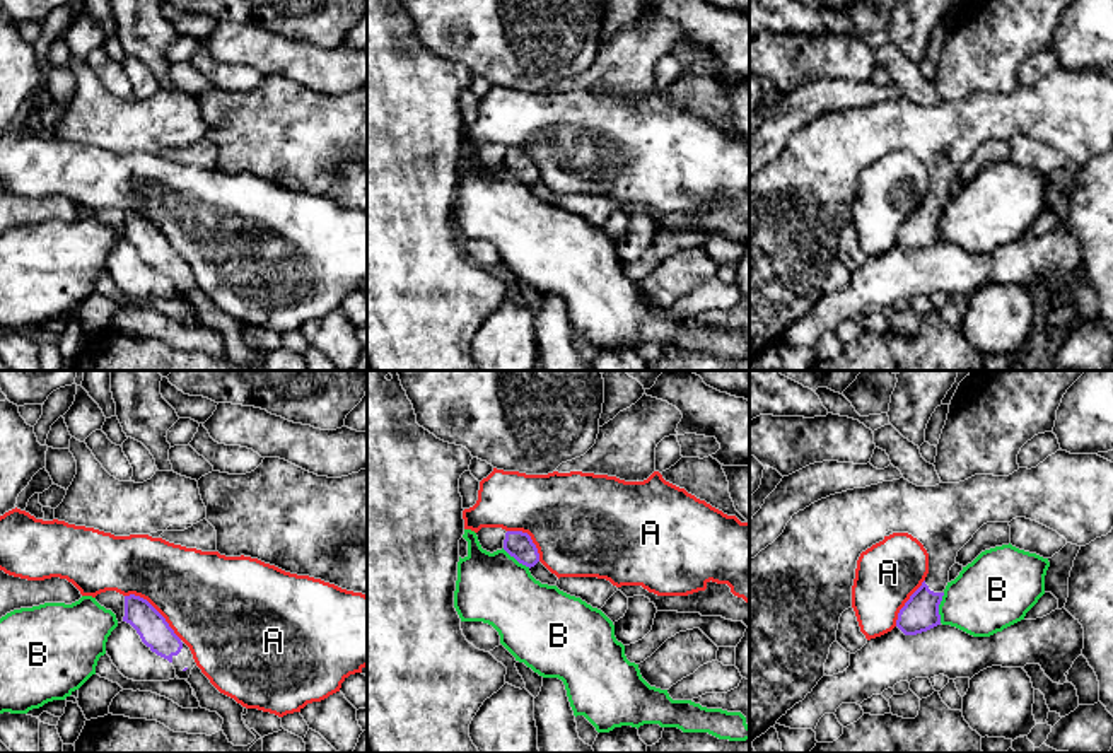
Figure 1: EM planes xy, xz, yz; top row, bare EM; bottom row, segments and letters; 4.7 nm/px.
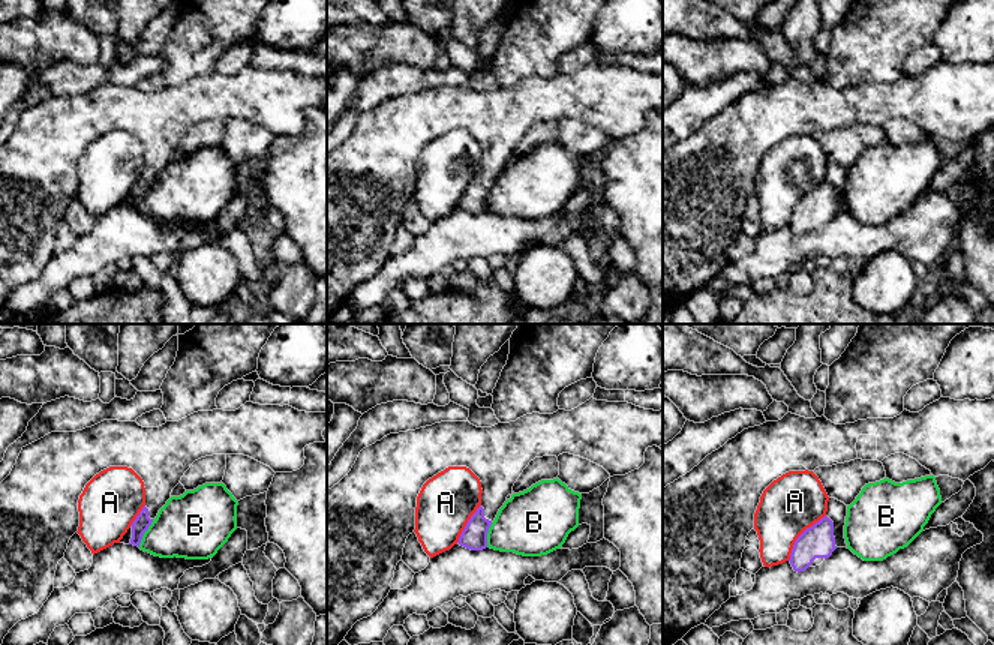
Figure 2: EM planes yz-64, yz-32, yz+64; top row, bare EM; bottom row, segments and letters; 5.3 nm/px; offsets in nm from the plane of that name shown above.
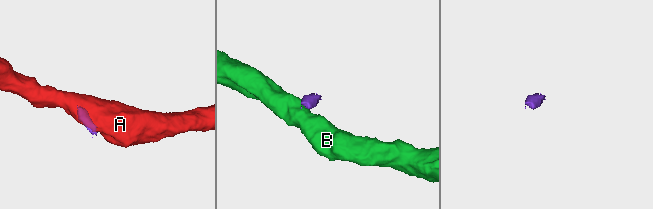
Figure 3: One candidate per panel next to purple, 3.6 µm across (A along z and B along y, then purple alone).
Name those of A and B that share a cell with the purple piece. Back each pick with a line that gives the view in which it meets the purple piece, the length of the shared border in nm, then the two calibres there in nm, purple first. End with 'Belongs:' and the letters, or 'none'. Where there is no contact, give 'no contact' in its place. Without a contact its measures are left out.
Belongs: none

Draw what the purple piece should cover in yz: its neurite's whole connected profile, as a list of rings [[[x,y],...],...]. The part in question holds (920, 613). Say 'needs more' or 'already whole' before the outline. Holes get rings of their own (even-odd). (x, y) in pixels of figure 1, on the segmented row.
needs more; [[[1057,451],[1036,468],[1009,476],[975,475],[959,483],[917,487],[905,478],[854,488],[799,511],[784,533],[749,560],[749,744],[825,676],[840,616],[852,606],[862,552],[893,533],[908,533],[929,553],[929,574],[898,613],[896,627],[917,635],[941,625],[939,604],[958,552],[987,522],[1036,521],[1086,546],[1113,529],[1113,463],[1098,454]]]

